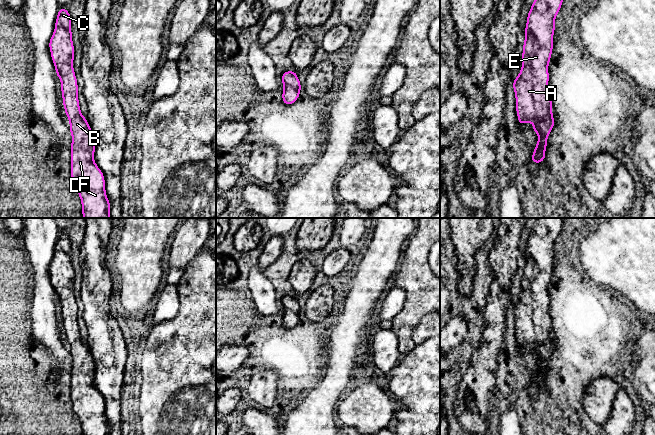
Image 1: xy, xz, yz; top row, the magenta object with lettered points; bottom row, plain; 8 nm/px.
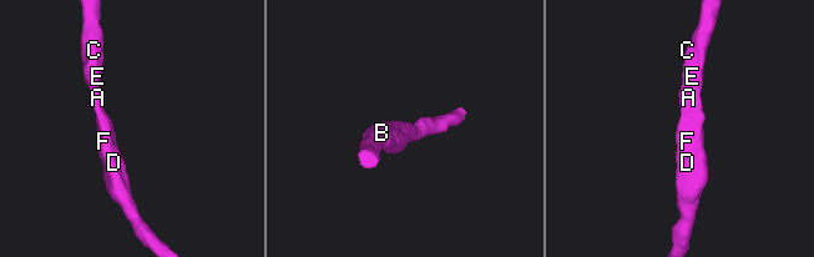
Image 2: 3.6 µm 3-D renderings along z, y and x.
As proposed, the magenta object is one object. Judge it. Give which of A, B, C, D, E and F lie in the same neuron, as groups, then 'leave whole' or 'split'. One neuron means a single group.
A B C D E F; leave whole

